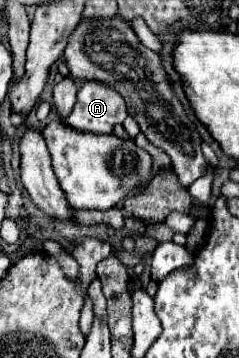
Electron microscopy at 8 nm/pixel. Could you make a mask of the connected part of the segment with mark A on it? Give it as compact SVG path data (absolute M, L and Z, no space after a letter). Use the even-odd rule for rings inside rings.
M89 79L79 89L77 103L63 123L79 133L113 133L113 125L127 117L125 99L109 83Z

